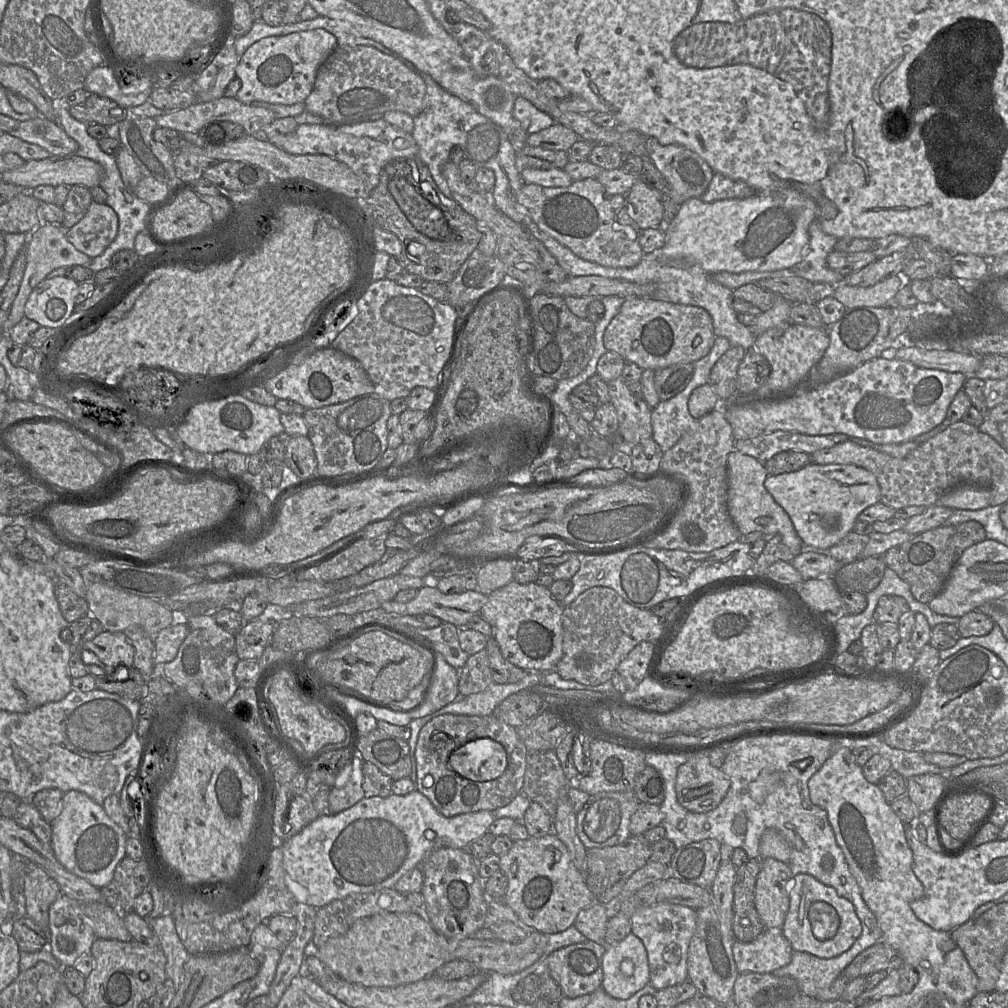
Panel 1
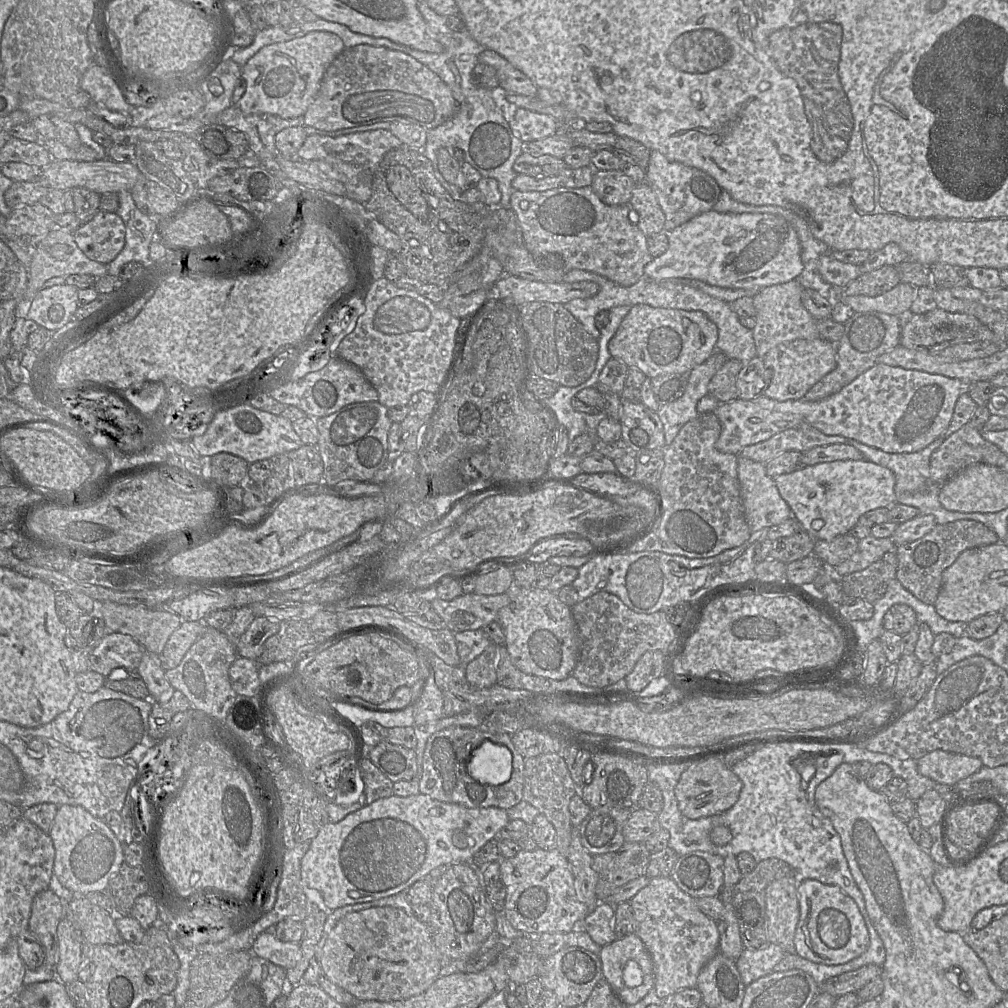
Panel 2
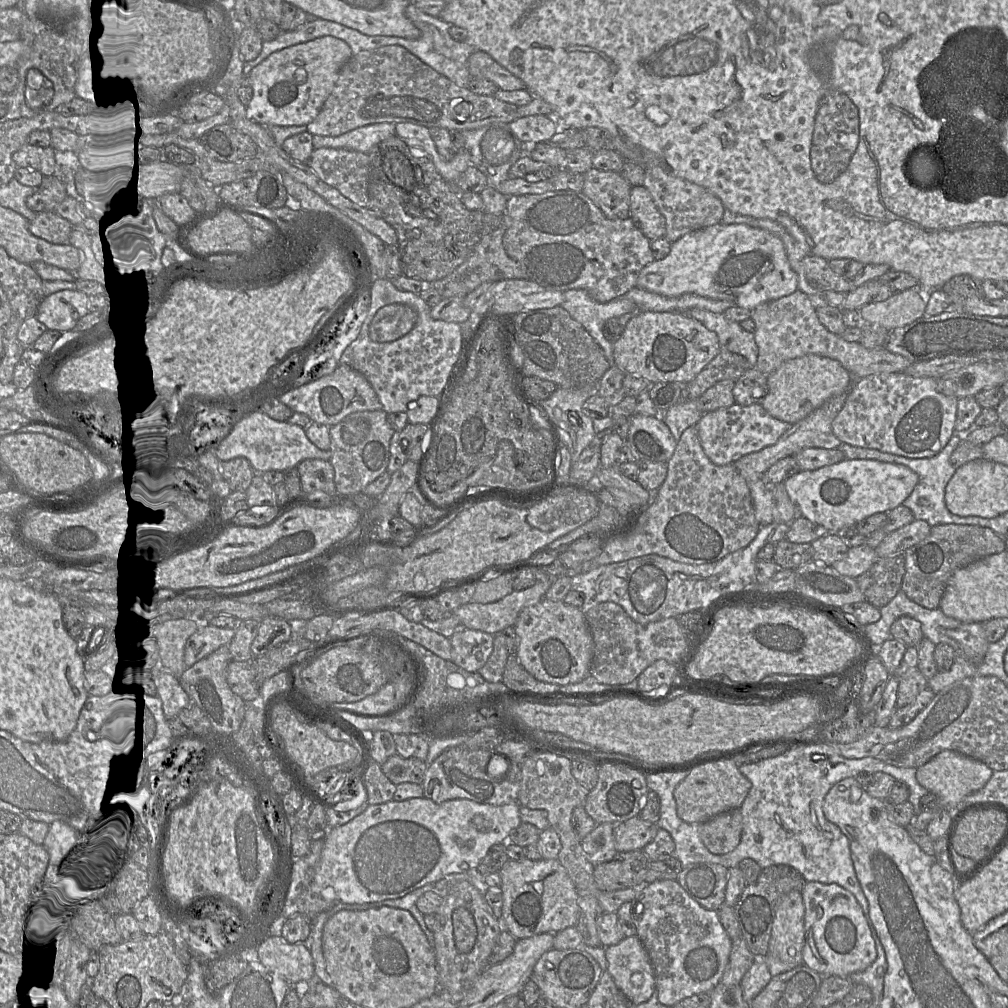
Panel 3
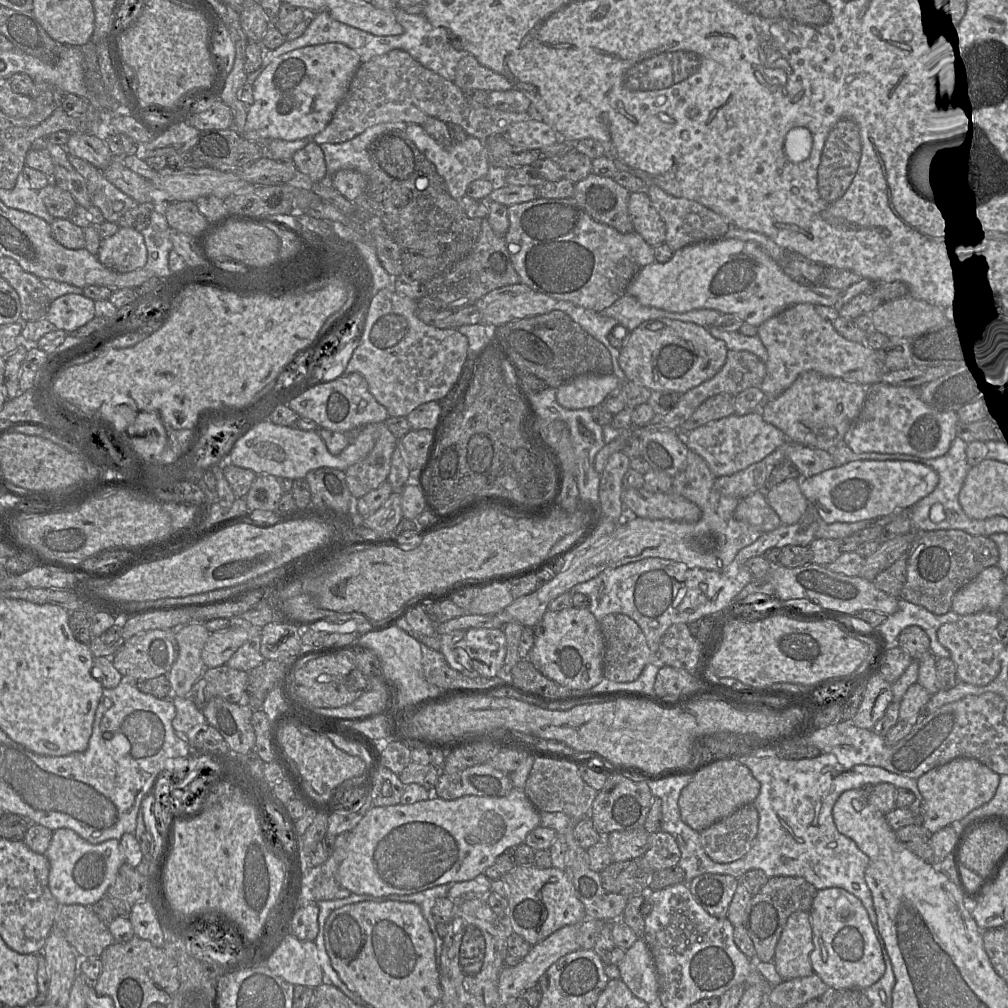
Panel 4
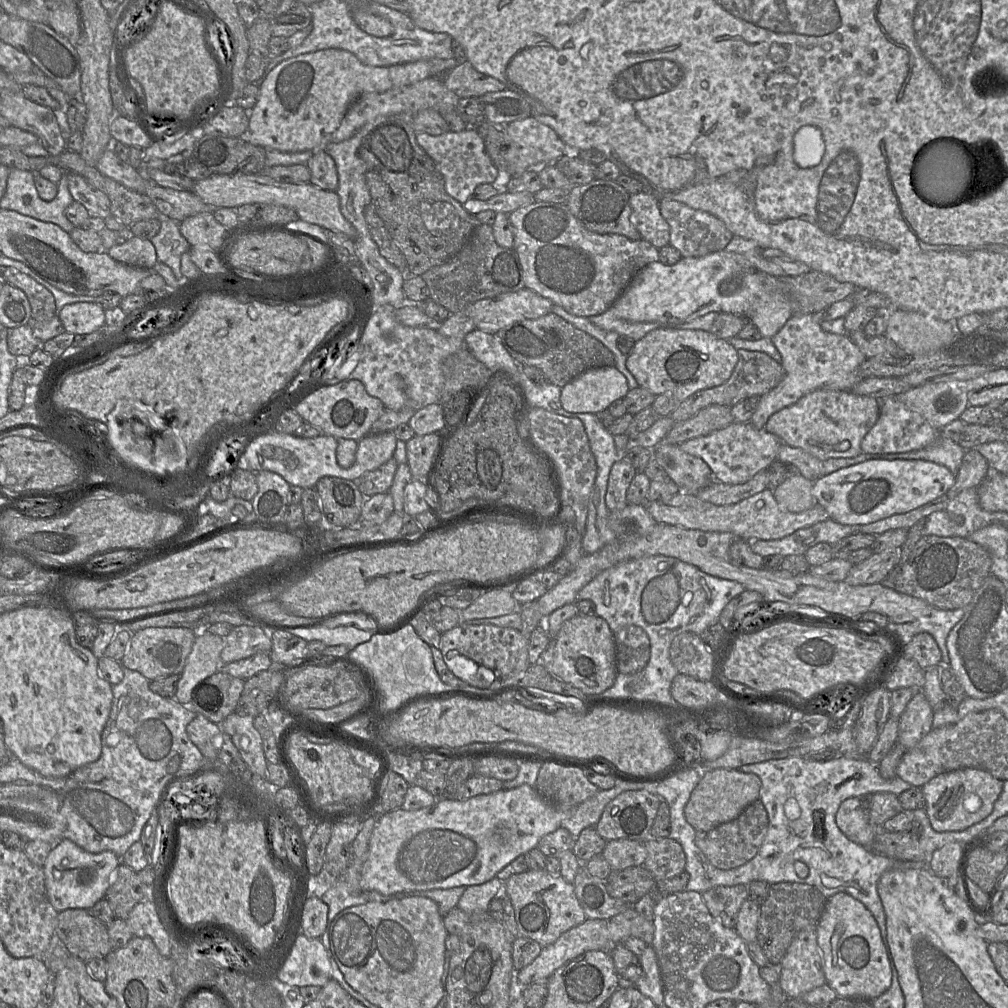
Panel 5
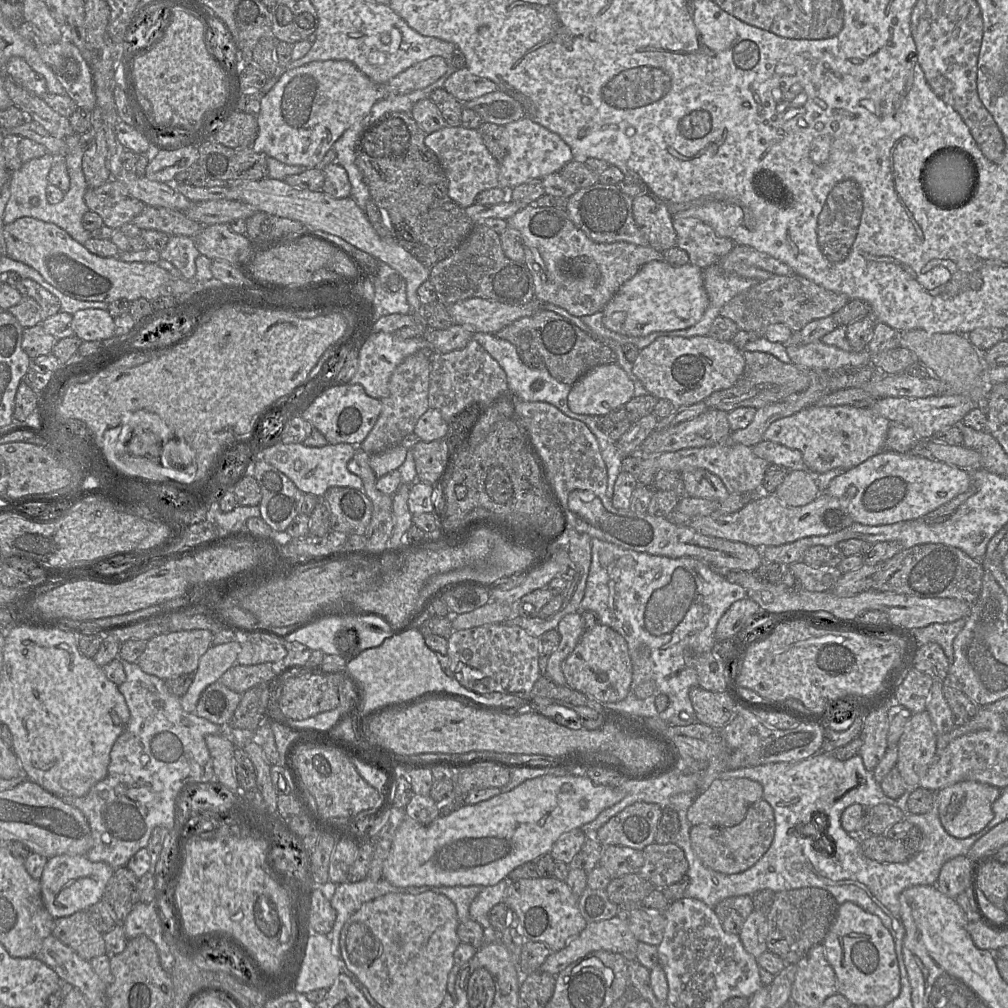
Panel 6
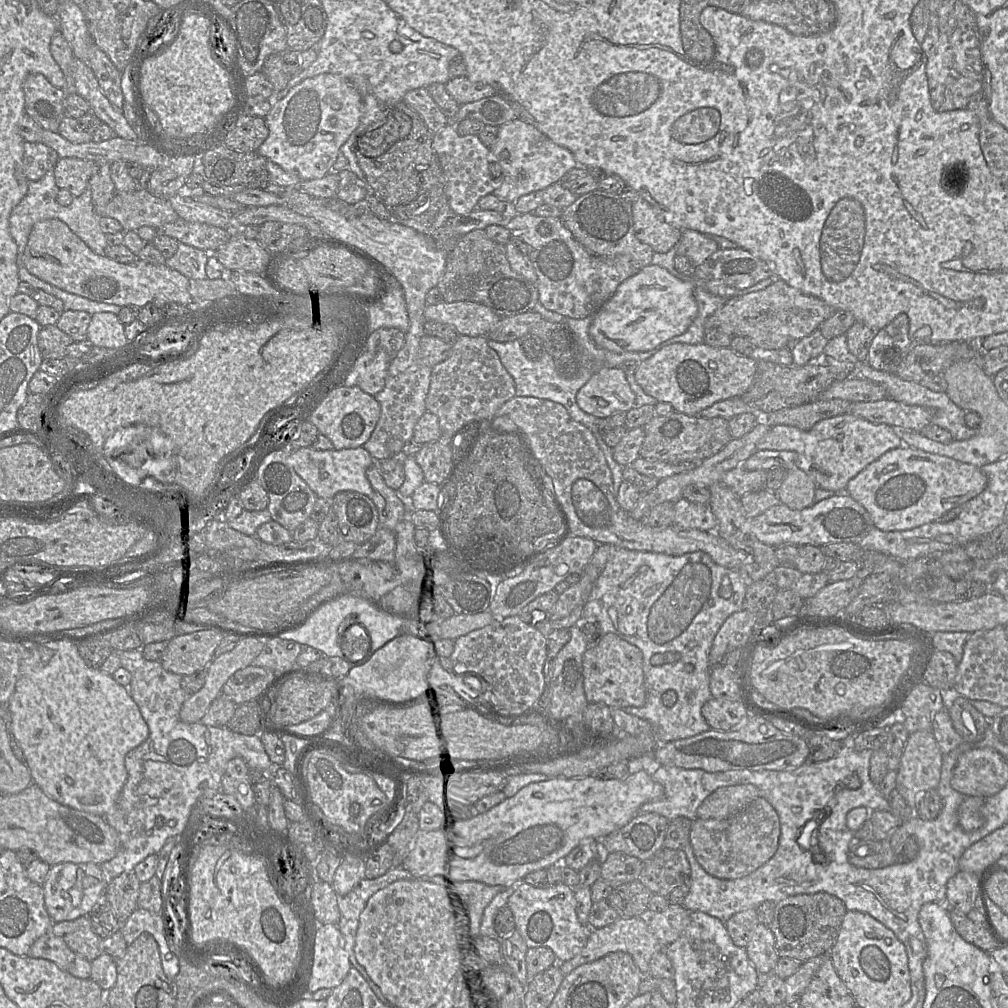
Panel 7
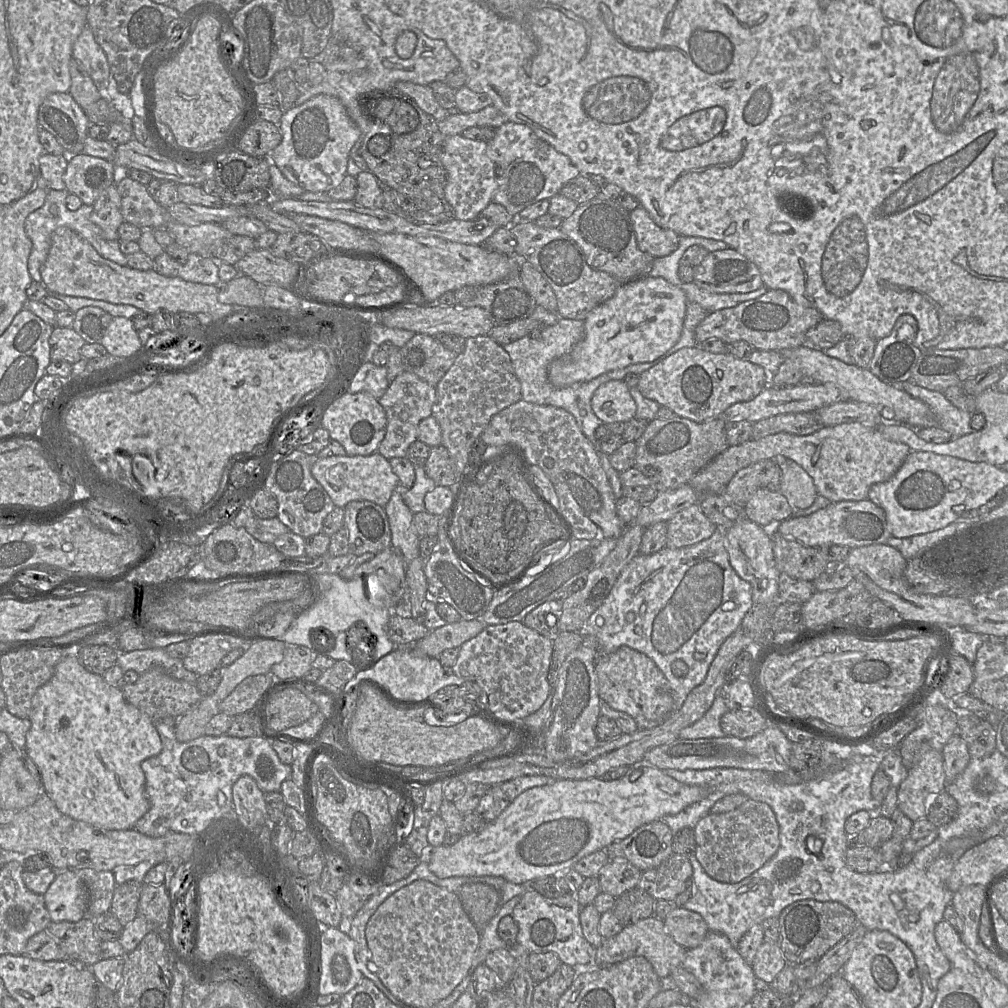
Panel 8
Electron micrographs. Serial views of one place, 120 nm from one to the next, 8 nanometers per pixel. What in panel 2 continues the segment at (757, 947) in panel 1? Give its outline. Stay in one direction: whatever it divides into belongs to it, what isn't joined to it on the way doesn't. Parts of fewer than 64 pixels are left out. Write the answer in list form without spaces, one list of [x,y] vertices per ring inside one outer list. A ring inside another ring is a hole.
[[[766,943],[759,949],[744,949],[736,966],[745,986],[769,975],[783,959],[786,952],[778,945]]]

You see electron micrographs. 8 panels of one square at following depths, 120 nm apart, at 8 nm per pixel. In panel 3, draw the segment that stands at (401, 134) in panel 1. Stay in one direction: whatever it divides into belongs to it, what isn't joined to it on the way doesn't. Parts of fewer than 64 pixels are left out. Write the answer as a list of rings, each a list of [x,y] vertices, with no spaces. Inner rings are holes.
[[[323,147],[313,150],[308,165],[343,196],[362,207],[368,206],[371,159],[366,153]]]

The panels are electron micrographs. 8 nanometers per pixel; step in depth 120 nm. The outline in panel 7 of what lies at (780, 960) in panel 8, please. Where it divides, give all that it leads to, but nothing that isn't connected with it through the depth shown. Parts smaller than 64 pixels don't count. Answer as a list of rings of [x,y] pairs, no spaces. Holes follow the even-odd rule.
[[[759,923],[746,946],[748,957],[758,973],[773,974],[780,956],[769,926]]]

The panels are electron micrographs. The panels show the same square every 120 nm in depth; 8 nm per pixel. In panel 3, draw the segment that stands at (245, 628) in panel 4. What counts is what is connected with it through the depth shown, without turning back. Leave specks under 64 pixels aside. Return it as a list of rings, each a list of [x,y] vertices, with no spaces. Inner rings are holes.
[[[199,624],[199,629],[186,641],[184,661],[186,668],[207,657],[223,645],[228,645],[235,629],[224,629],[210,624]]]

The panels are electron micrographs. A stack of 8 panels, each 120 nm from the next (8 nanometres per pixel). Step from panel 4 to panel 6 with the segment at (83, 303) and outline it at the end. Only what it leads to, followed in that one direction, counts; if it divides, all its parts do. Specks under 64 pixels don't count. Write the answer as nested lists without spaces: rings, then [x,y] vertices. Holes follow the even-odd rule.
[[[81,309],[72,315],[74,334],[83,341],[108,339],[115,336],[114,318],[107,310]]]

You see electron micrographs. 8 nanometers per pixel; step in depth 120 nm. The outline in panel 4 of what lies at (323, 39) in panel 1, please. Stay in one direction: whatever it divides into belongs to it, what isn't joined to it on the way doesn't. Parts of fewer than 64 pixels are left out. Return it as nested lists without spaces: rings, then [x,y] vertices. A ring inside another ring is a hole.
[[[338,42],[306,46],[282,54],[261,72],[253,84],[254,102],[247,110],[247,131],[256,132],[262,138],[262,143],[273,139],[294,141],[313,137],[331,121],[361,63],[353,49]]]

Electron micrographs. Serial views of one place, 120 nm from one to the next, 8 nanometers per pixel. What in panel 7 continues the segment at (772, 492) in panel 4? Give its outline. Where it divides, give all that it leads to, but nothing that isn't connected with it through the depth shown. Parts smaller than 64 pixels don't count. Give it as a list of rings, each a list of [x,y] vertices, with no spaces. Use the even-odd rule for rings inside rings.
[[[801,469],[786,470],[786,476],[778,492],[780,502],[791,509],[802,510],[813,504],[817,485]]]

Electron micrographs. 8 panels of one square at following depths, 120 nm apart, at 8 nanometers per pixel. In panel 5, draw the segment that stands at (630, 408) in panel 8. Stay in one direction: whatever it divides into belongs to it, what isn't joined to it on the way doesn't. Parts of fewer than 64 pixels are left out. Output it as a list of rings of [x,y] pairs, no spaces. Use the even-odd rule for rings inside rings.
[[[615,366],[591,368],[561,387],[560,402],[568,412],[597,413],[608,409],[613,401],[623,399],[629,389],[626,377]]]

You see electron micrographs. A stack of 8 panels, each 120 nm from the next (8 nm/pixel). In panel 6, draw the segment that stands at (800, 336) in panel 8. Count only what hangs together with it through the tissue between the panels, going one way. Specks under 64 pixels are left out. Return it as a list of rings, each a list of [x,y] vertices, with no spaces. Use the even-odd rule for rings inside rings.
[[[797,274],[773,275],[733,297],[720,309],[719,315],[734,321],[739,330],[764,336],[767,327],[777,323],[786,325],[792,332],[798,332],[812,320],[832,316],[849,300],[845,294],[827,290]]]

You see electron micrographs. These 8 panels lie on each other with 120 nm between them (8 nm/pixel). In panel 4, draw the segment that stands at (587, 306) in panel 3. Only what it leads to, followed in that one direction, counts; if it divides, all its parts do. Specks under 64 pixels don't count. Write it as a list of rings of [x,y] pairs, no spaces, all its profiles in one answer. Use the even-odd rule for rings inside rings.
[[[558,300],[555,304],[554,310],[561,310],[565,312],[587,333],[600,341],[610,352],[613,374],[617,376],[620,382],[628,381],[618,362],[620,351],[612,346],[608,339],[609,332],[618,324],[617,320],[565,300]]]

